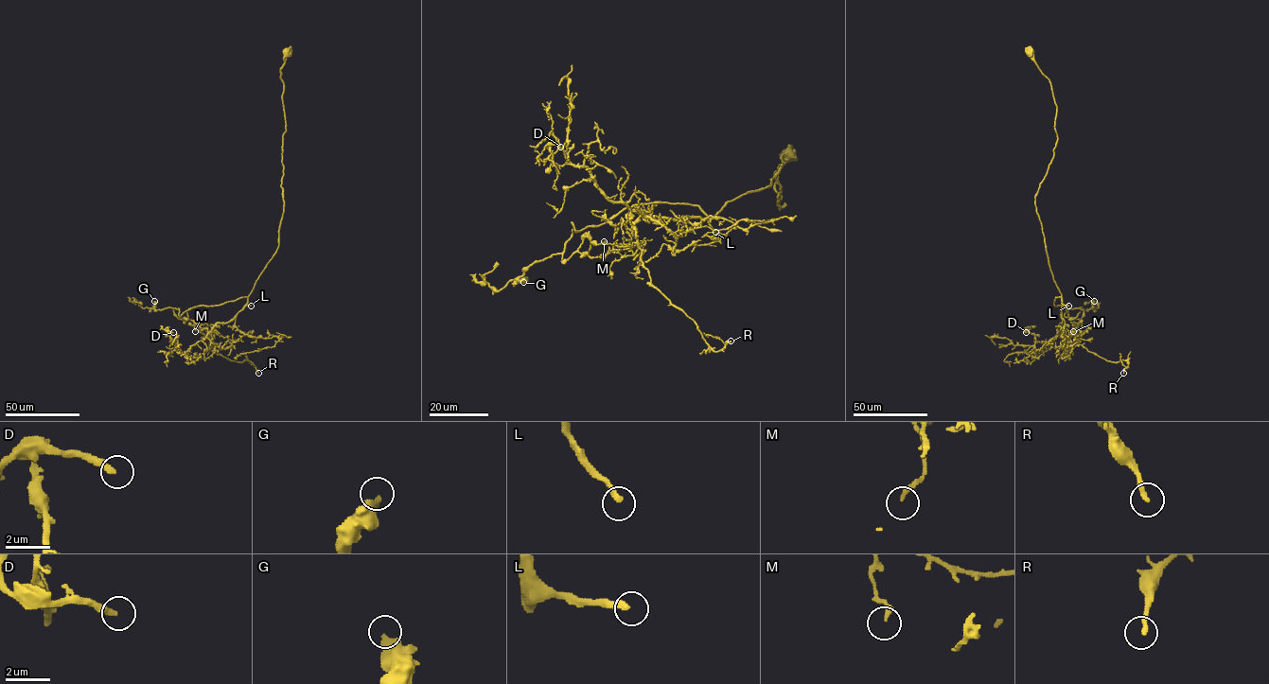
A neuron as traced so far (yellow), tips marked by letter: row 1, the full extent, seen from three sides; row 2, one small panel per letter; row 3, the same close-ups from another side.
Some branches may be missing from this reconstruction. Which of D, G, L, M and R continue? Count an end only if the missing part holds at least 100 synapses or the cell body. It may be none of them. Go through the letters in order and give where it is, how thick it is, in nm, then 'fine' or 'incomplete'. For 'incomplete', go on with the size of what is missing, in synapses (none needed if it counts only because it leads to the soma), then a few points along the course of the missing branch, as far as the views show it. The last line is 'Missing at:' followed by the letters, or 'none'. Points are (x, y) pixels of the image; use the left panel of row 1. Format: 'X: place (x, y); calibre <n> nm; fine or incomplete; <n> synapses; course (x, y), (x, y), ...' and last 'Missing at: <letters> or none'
D: place (173, 332); calibre 280 nm; fine
G: place (154, 301); calibre 360 nm; fine
L: place (251, 306); calibre 280 nm; incomplete; 120 synapses; course (251, 306), (260, 301), (266, 290), (273, 262), (266, 239), (268, 211), (262, 192), (257, 187)
M: place (195, 331); calibre 200 nm; fine
R: place (258, 373); calibre 240 nm; fine
Missing at: L

